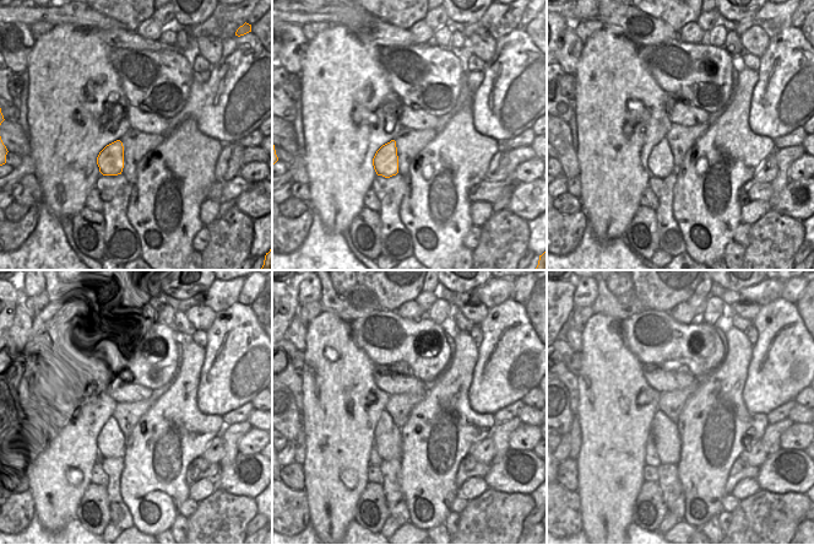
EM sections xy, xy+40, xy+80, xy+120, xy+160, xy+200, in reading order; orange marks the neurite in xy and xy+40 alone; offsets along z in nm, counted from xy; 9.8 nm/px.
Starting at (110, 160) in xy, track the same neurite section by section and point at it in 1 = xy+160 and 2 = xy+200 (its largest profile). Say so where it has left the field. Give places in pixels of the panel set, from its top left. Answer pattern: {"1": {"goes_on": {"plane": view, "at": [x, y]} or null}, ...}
{"1": {"goes_on": {"plane": "xy+160", "at": [387, 436]}}, "2": {"goes_on": {"plane": "xy+200", "at": [665, 435]}}}

